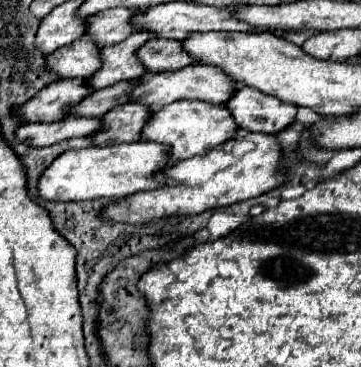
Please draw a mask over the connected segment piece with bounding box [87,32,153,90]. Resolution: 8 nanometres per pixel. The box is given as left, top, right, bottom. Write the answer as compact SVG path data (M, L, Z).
M133 32L127 40L103 48L101 50L101 68L93 72L87 78L87 88L89 90L99 90L103 86L111 86L115 82L127 80L127 78L137 78L143 74L143 64L137 62L135 50L147 42L147 38L153 38L153 34L143 34L143 32Z

